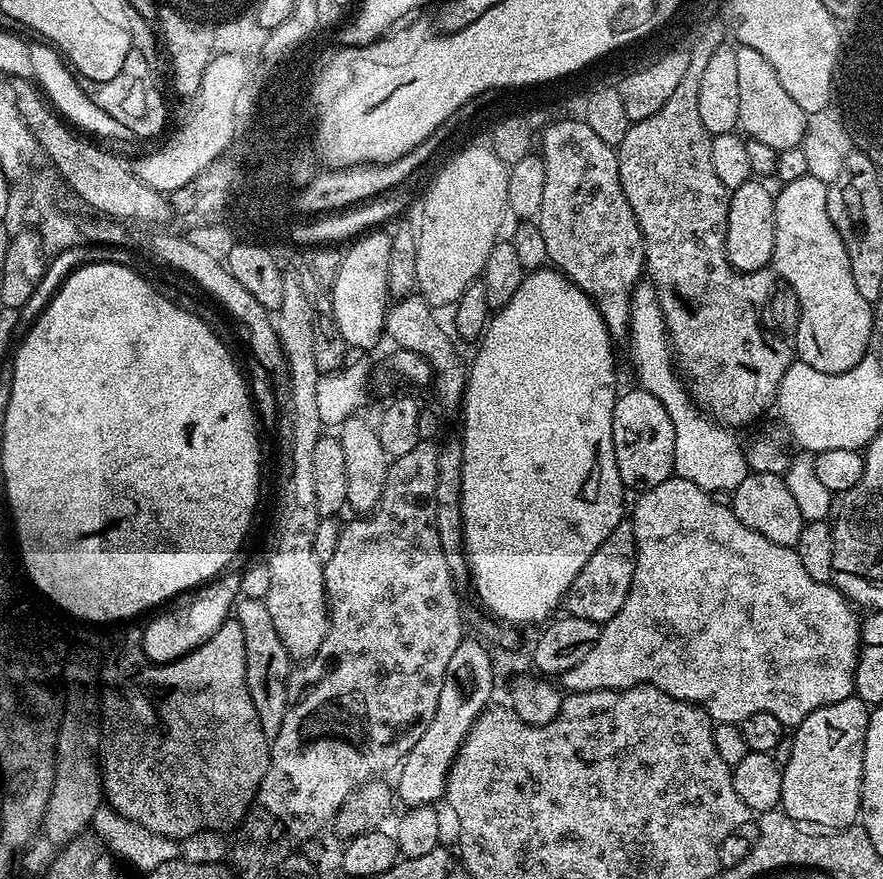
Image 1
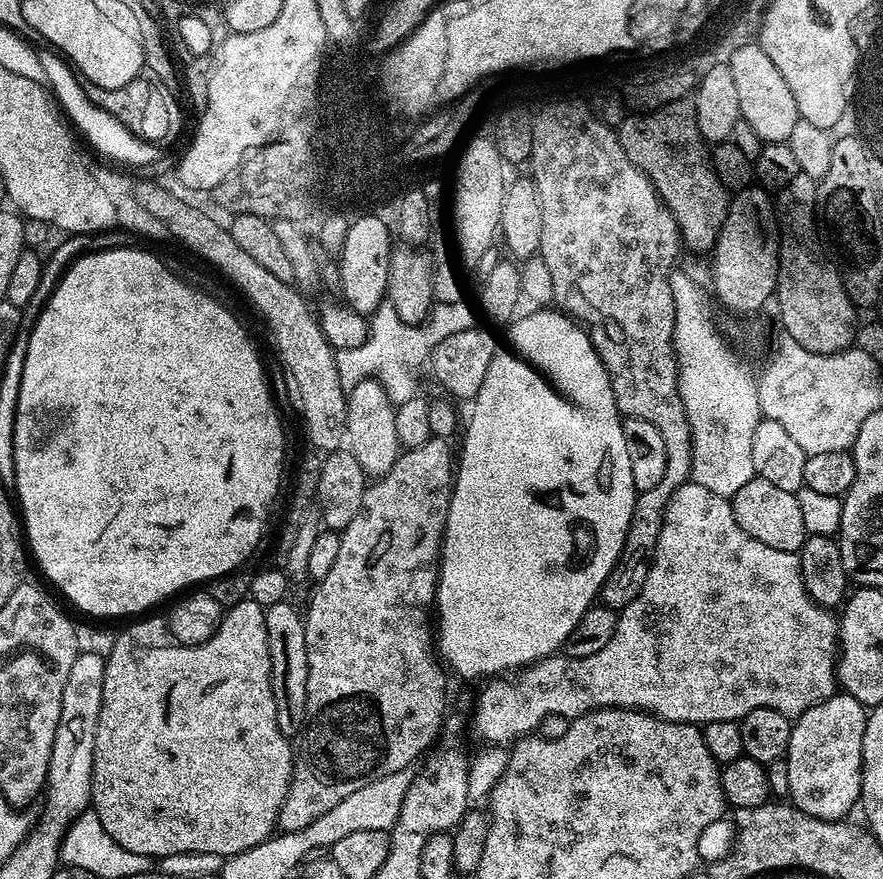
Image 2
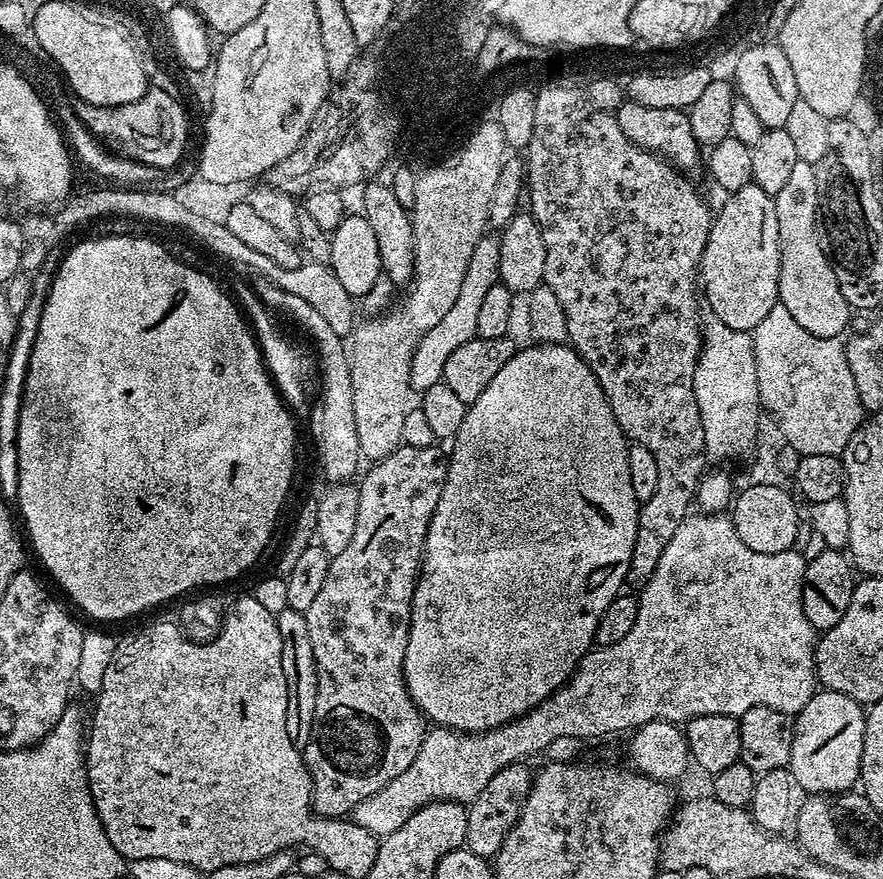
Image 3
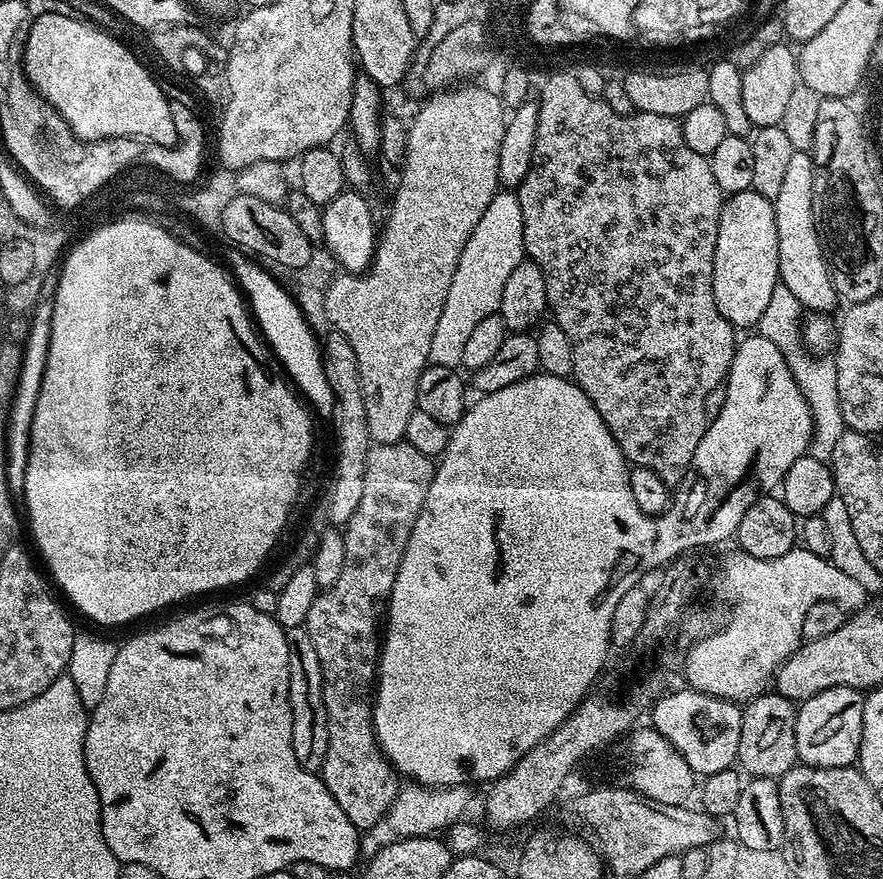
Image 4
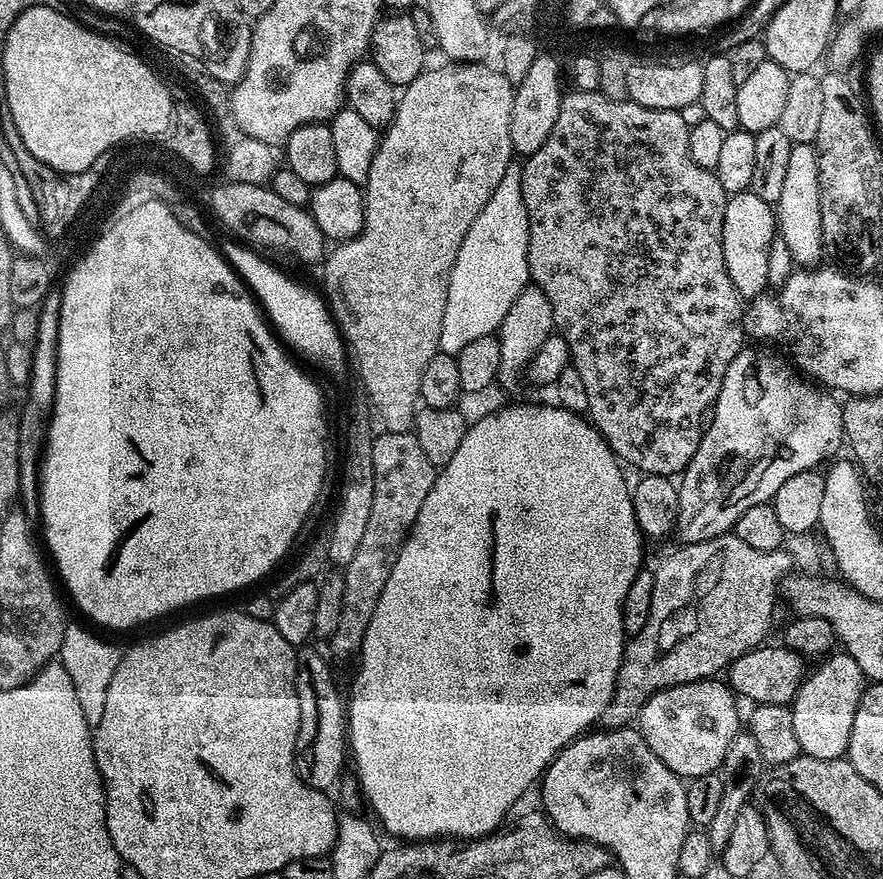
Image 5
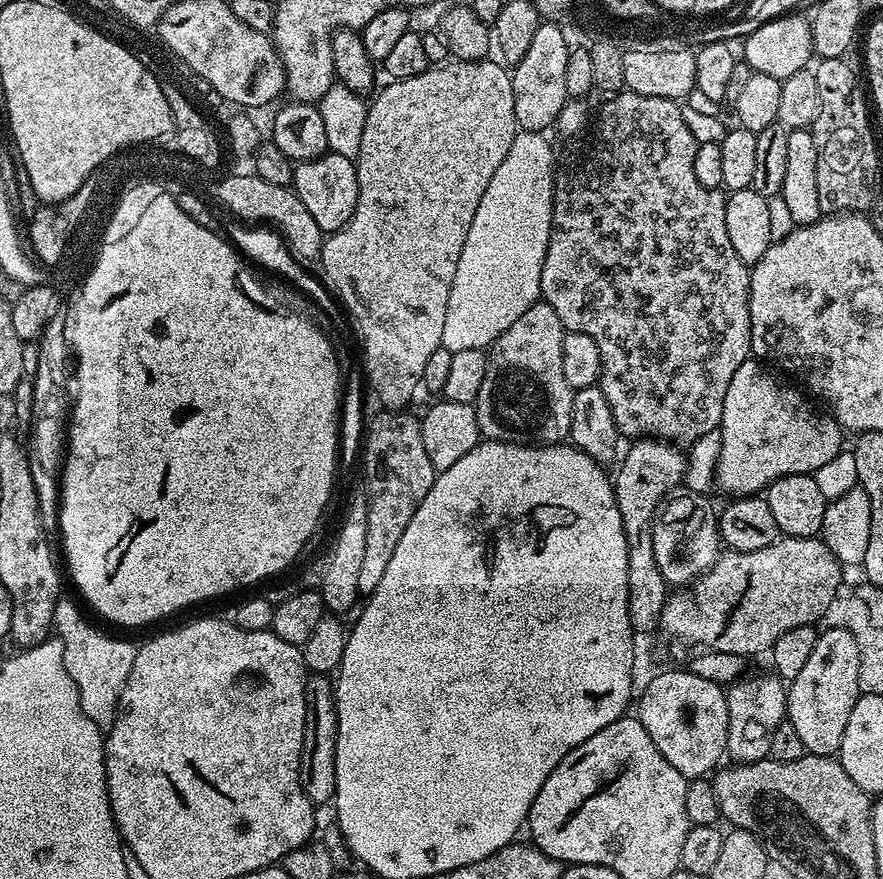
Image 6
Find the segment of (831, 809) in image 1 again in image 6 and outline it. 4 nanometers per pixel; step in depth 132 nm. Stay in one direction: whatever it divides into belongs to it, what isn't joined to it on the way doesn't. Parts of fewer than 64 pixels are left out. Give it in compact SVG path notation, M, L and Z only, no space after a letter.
M824 628L814 642L814 651L806 666L787 685L787 715L786 718L798 730L802 737L805 753L814 756L835 757L842 746L842 734L846 734L846 722L850 719L850 710L854 710L854 702L861 696L858 686L859 650L854 634L848 629Z

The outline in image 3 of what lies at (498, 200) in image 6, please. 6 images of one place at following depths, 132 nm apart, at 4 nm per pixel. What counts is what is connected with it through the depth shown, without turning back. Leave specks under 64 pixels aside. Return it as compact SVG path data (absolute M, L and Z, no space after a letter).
M485 234L470 256L469 266L465 270L465 277L462 278L457 302L450 310L440 314L440 321L430 329L432 340L428 340L428 344L424 344L424 352L420 352L420 356L412 355L410 386L413 393L422 394L430 386L441 383L444 379L446 358L450 358L450 354L454 354L454 350L458 350L458 346L477 339L476 327L478 326L482 298L489 292L490 286L494 286L498 282L499 275L500 241L495 235Z

